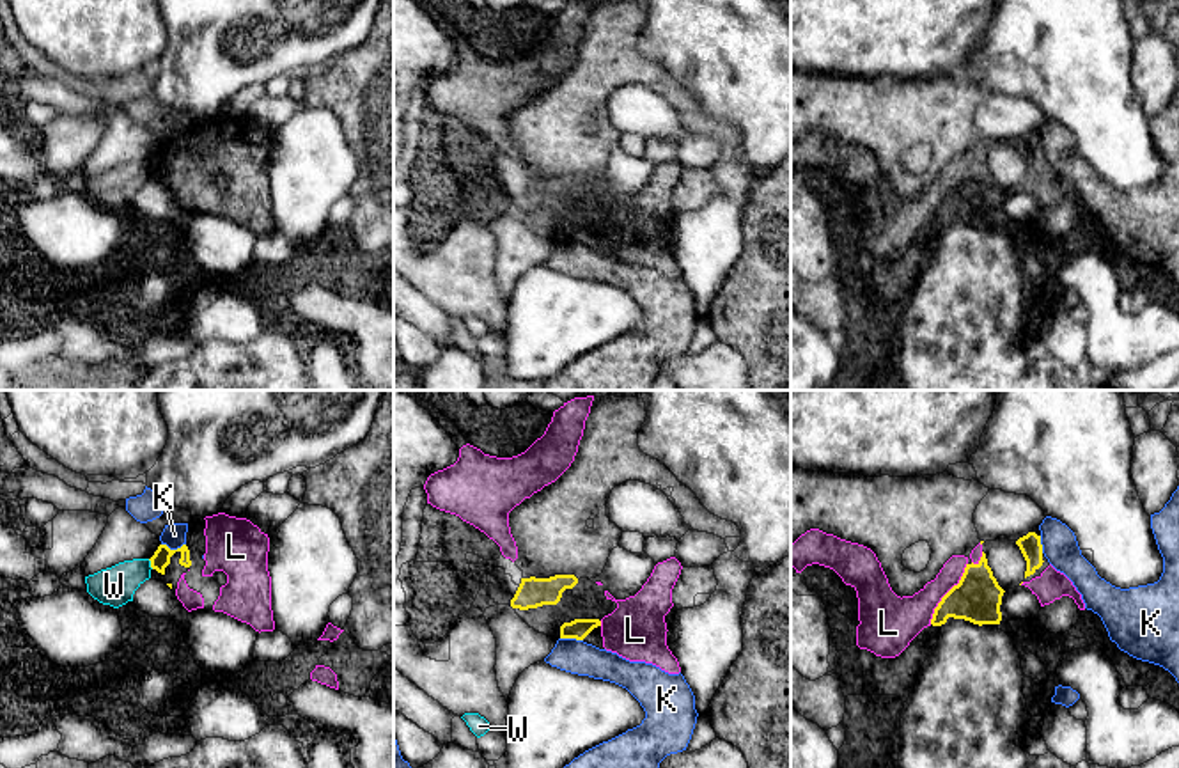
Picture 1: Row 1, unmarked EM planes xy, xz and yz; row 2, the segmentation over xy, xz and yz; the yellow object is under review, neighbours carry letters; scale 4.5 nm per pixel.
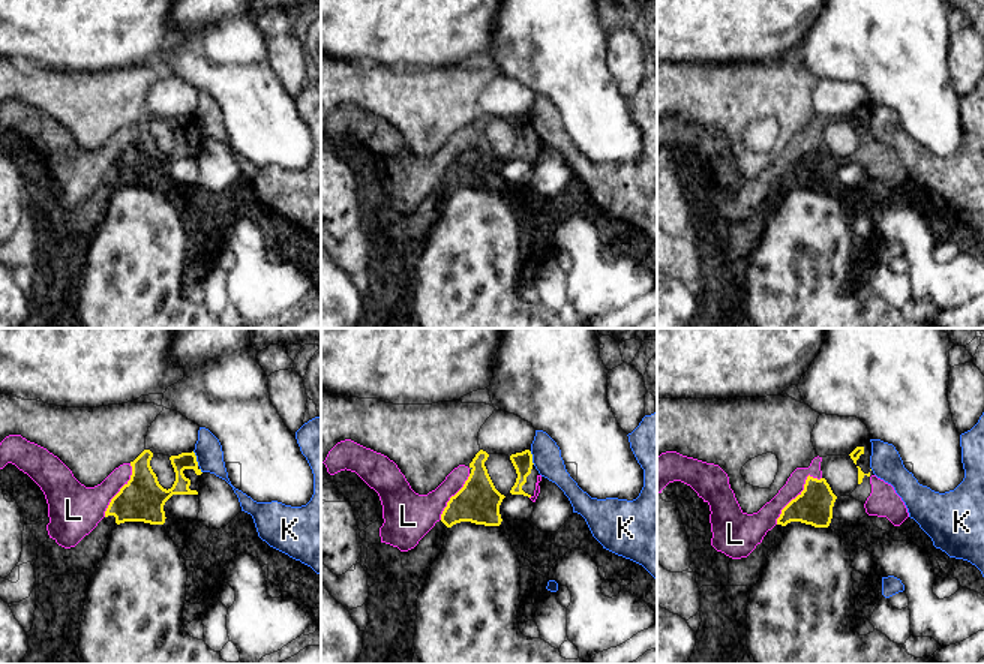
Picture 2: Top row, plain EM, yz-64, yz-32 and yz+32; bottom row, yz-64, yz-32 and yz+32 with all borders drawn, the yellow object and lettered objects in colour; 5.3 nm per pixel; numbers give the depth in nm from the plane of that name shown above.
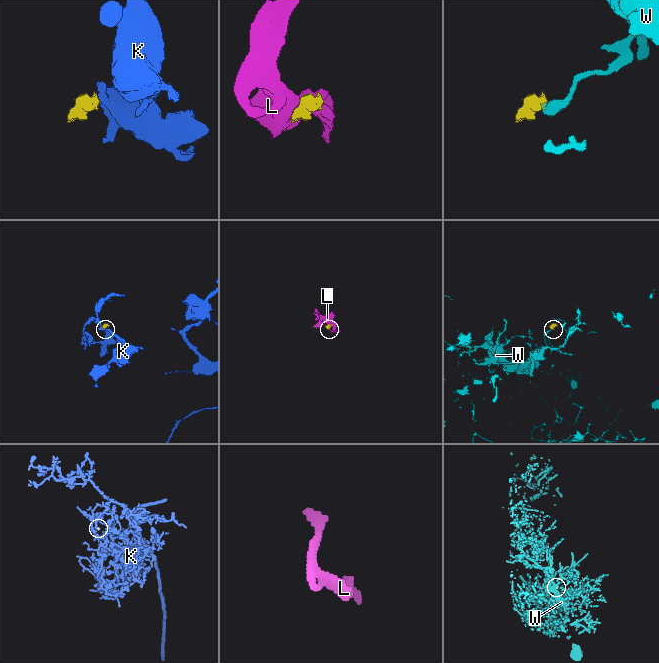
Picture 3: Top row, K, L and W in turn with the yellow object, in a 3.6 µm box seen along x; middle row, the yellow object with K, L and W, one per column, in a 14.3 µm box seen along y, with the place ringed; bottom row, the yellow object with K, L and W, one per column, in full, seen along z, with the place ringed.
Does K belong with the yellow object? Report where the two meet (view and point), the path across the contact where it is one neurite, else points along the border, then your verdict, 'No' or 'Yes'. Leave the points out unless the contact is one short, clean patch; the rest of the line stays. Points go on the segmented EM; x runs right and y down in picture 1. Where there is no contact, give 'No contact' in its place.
Touches yellow at xy (174, 550). Boundary: xy (162, 543), (171, 548), (185, 545). No

